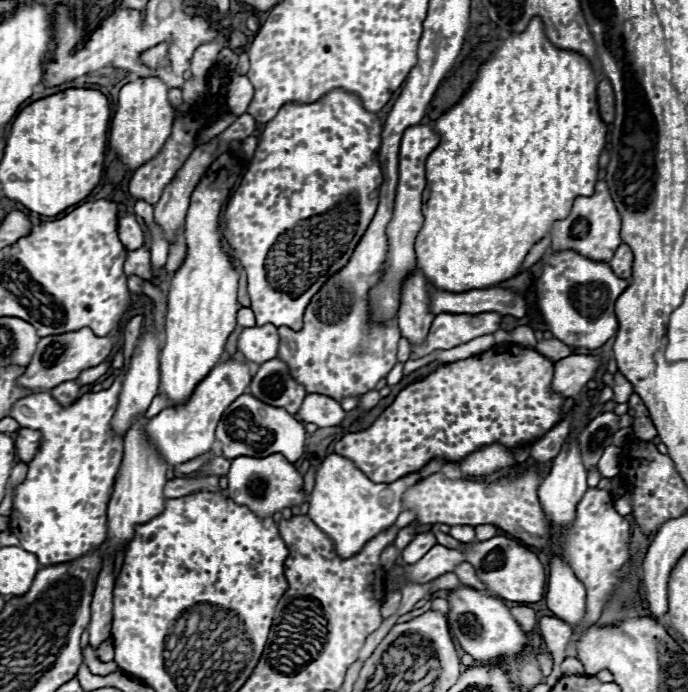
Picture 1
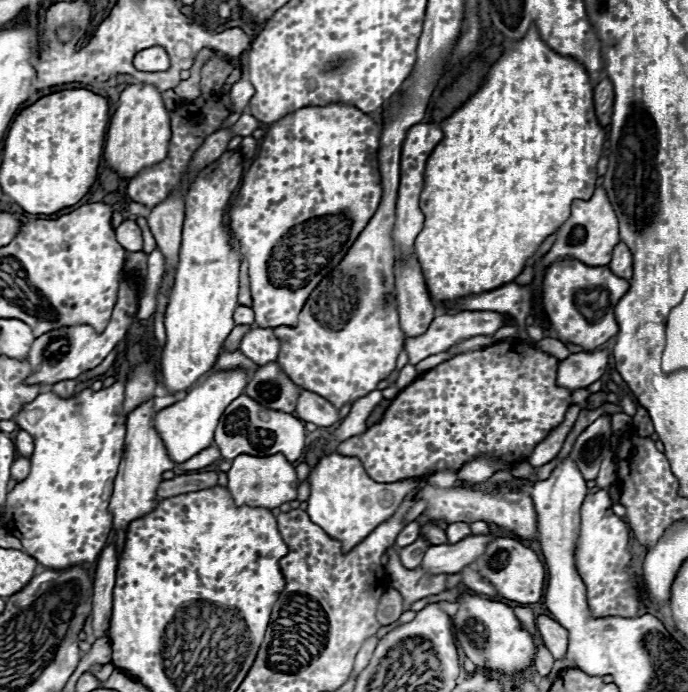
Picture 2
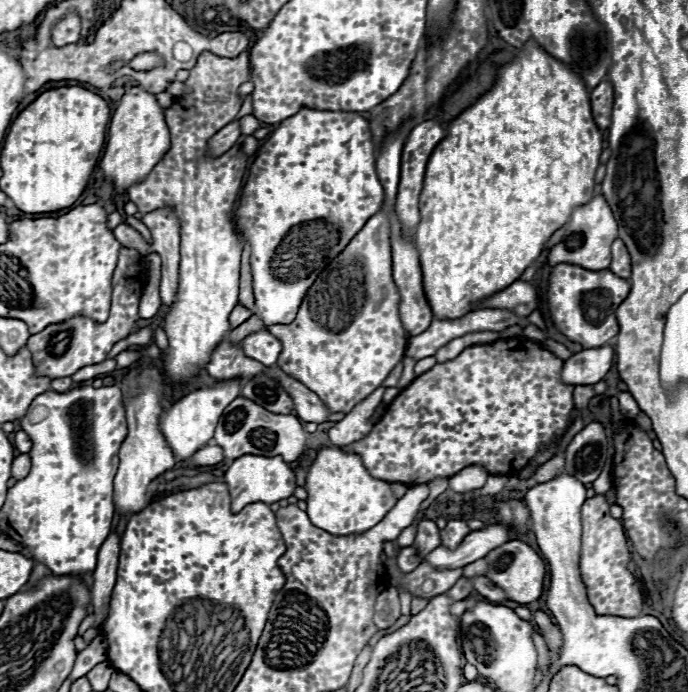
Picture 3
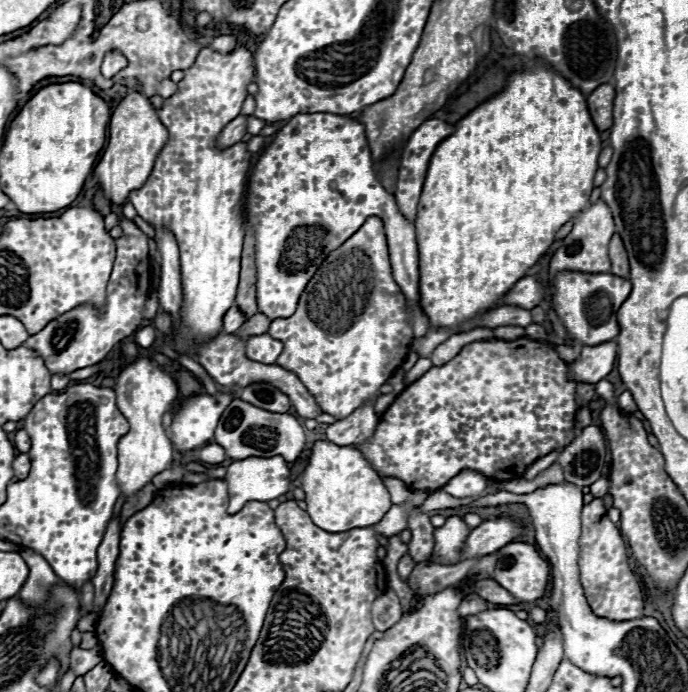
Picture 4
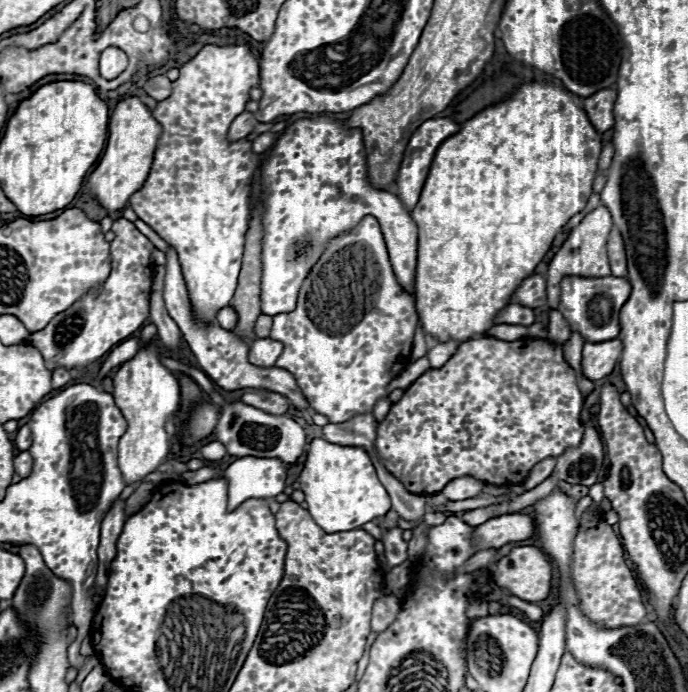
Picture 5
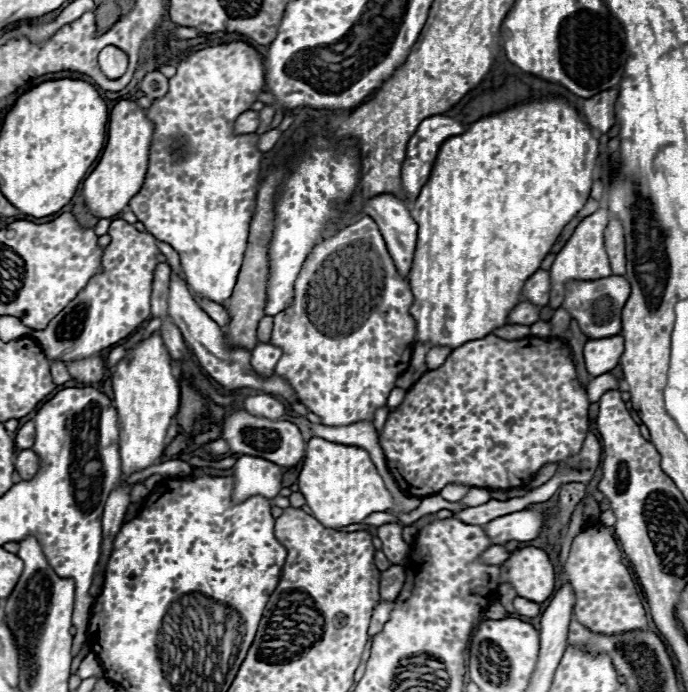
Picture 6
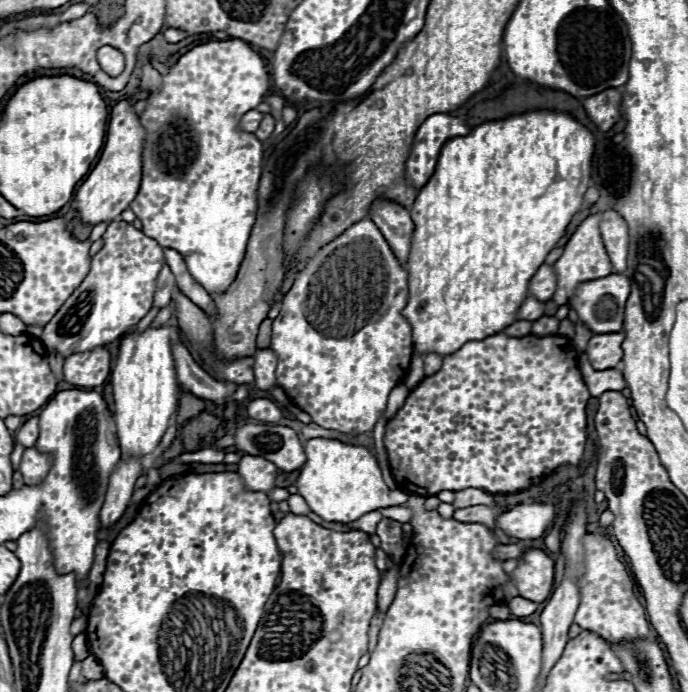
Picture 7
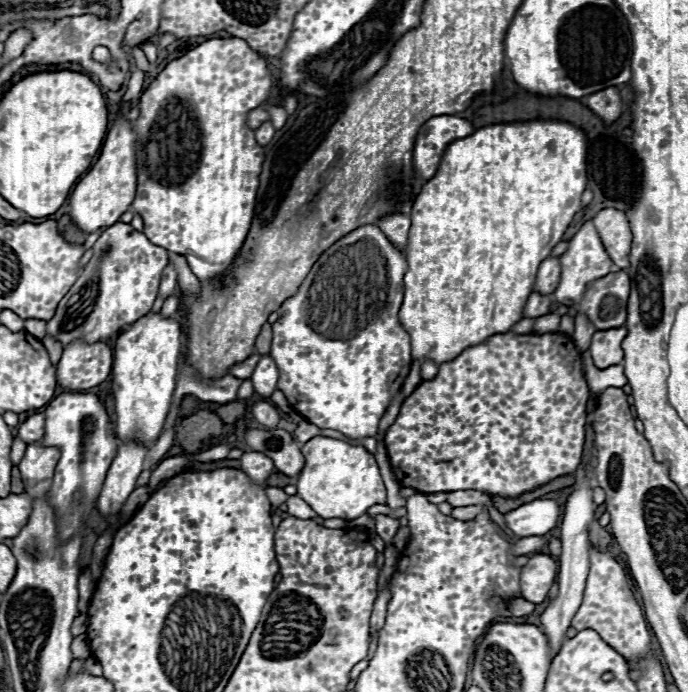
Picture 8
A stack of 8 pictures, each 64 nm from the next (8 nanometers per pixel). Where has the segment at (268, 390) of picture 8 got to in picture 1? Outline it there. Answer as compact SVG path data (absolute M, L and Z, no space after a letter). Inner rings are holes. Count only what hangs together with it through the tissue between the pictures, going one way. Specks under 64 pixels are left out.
M274 324L244 328L238 338L238 352L256 364L278 356L278 328Z

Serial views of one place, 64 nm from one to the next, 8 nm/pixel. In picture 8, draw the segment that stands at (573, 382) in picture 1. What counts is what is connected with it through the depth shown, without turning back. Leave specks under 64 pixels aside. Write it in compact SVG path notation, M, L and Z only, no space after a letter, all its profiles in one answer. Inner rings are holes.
M626 326L622 328L612 328L610 332L596 332L592 338L592 358L596 368L608 368L608 366L616 366L624 360L624 352L620 348L622 340L626 338L628 330Z

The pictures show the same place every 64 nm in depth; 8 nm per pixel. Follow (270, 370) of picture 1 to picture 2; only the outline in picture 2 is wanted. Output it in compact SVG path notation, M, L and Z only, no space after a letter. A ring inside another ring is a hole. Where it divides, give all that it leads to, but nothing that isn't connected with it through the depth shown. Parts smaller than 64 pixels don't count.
M276 362L260 366L254 378L246 384L244 394L256 400L258 404L278 410L278 412L294 412L300 388L280 370Z

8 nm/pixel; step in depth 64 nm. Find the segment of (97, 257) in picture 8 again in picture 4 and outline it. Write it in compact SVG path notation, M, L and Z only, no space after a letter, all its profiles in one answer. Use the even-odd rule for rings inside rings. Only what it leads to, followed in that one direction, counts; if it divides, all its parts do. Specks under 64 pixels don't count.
M120 220L118 224L122 228L122 236L116 238L116 260L114 270L106 288L106 304L104 314L98 312L92 304L80 304L78 308L58 316L50 324L46 324L44 330L38 334L32 334L24 346L36 350L42 358L46 368L52 374L70 374L78 368L86 368L92 364L102 362L108 352L134 334L142 322L144 302L150 290L150 258L148 258L148 238L144 232L138 230L138 226L132 220Z

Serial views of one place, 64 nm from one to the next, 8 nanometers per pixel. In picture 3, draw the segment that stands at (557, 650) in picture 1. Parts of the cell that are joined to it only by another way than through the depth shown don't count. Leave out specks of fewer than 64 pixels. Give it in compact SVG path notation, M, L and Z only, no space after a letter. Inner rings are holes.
M538 610L538 612L534 612L532 618L534 618L534 622L538 624L538 628L542 630L542 636L546 638L548 648L560 650L560 648L562 648L562 632L560 632L558 626L554 626L554 624L550 622L548 614L544 614L542 610Z

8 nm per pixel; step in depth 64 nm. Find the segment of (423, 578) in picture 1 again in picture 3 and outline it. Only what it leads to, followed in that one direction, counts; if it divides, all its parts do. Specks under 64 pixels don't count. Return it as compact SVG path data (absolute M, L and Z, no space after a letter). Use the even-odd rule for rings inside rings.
M486 524L484 528L470 532L454 552L438 546L426 556L426 562L434 568L462 568L508 542L508 530L506 524Z

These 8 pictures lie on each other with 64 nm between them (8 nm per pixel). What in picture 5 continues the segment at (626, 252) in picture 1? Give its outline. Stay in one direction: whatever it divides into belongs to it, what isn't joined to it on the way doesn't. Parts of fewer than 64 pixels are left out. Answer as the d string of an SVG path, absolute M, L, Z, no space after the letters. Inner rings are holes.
M614 226L608 236L608 258L610 258L610 268L614 276L626 276L626 252L624 252L624 242L622 234Z

